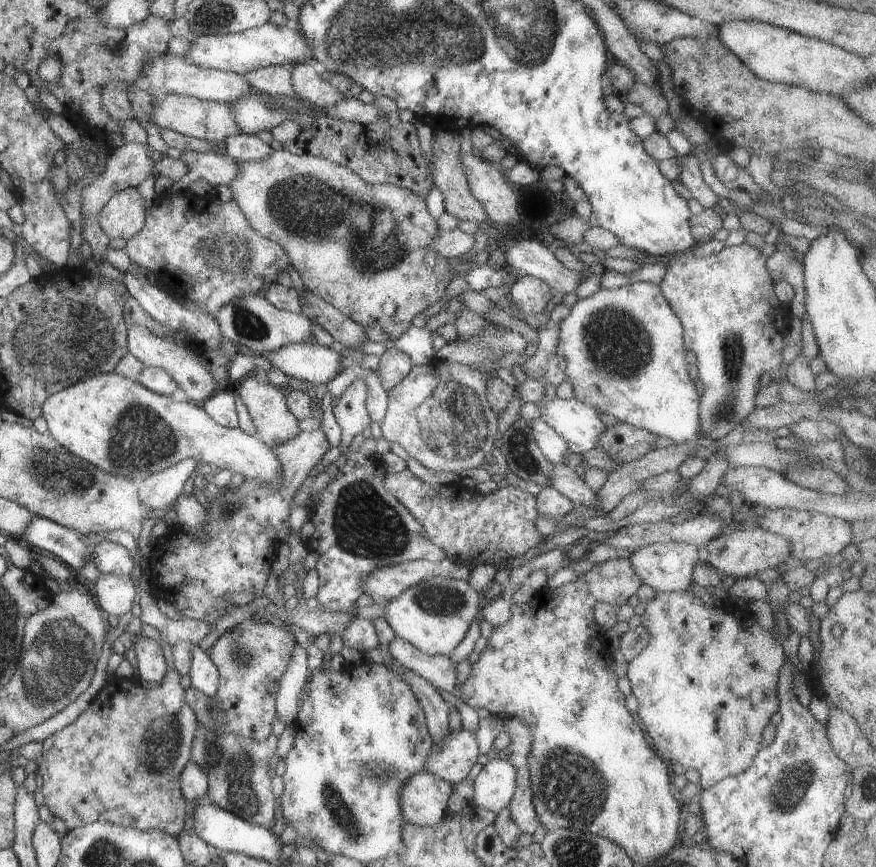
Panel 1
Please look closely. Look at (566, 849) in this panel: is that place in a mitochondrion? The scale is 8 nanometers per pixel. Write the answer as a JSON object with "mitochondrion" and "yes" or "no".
{"mitochondrion":"yes"}

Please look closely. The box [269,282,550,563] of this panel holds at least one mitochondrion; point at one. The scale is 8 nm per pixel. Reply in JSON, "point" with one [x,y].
{"point":[452,427]}

